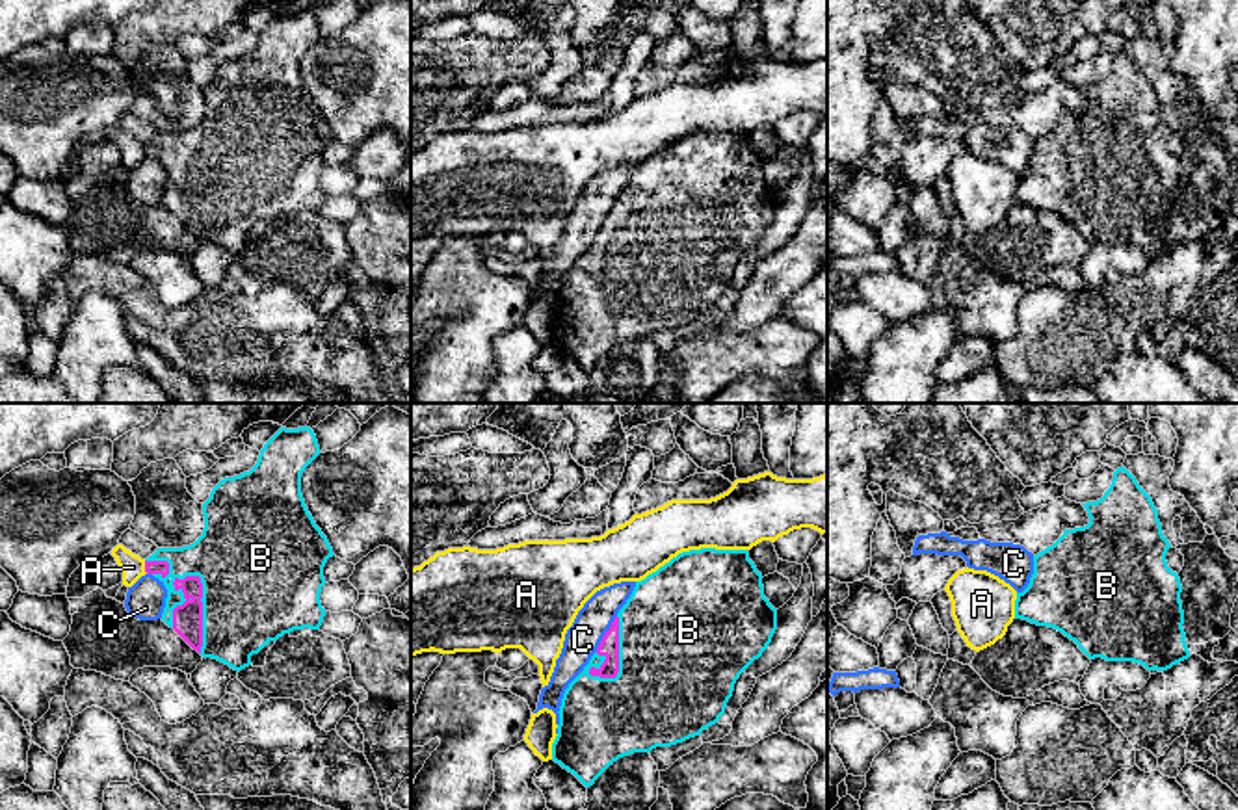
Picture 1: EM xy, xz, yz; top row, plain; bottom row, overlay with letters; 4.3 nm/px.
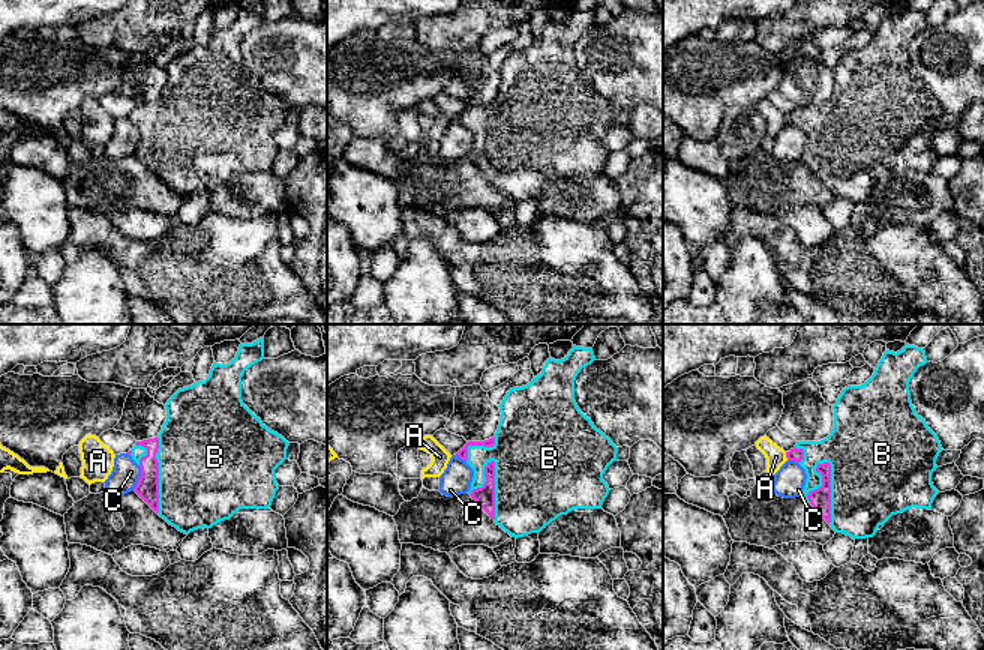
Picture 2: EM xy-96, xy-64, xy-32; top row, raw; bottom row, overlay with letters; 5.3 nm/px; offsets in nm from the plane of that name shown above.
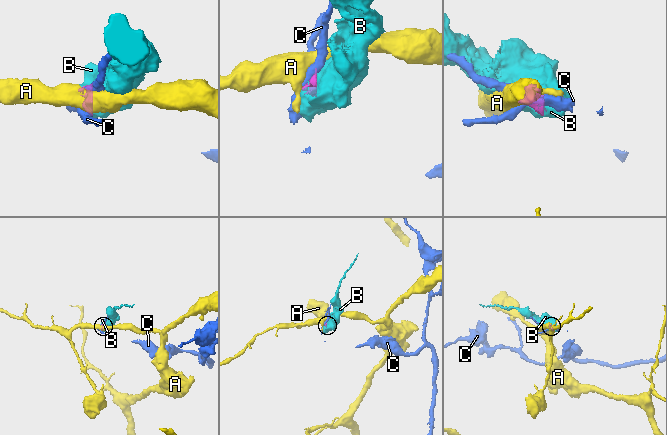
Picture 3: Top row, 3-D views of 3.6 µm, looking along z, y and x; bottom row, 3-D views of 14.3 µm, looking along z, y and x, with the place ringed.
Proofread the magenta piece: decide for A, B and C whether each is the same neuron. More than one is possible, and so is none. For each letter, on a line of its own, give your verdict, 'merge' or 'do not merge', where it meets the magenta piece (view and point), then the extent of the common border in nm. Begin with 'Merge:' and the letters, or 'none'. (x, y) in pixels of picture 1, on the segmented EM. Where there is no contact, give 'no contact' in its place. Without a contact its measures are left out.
Merge: B
A: do not merge; meets magenta in xy at (145, 567); contact 60 nm long
B: merge; meets magenta in xy at (201, 604); contact 360 nm long
C: do not merge; meets magenta in xz at (605, 634); contact 180 nm long

